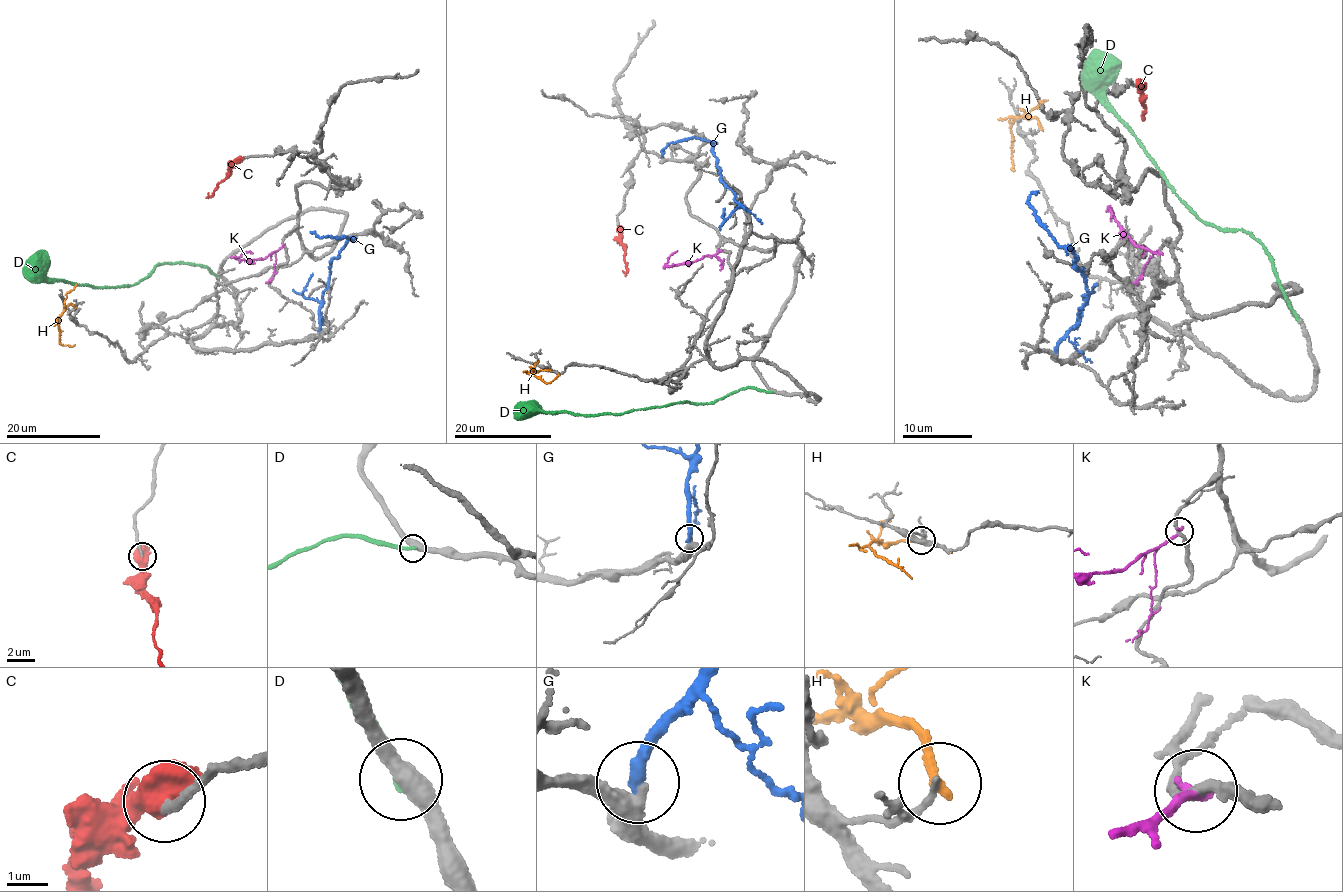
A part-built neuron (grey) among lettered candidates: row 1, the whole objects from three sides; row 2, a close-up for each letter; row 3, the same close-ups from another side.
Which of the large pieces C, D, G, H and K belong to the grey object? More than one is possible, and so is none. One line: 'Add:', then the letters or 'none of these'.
Add: C, G

